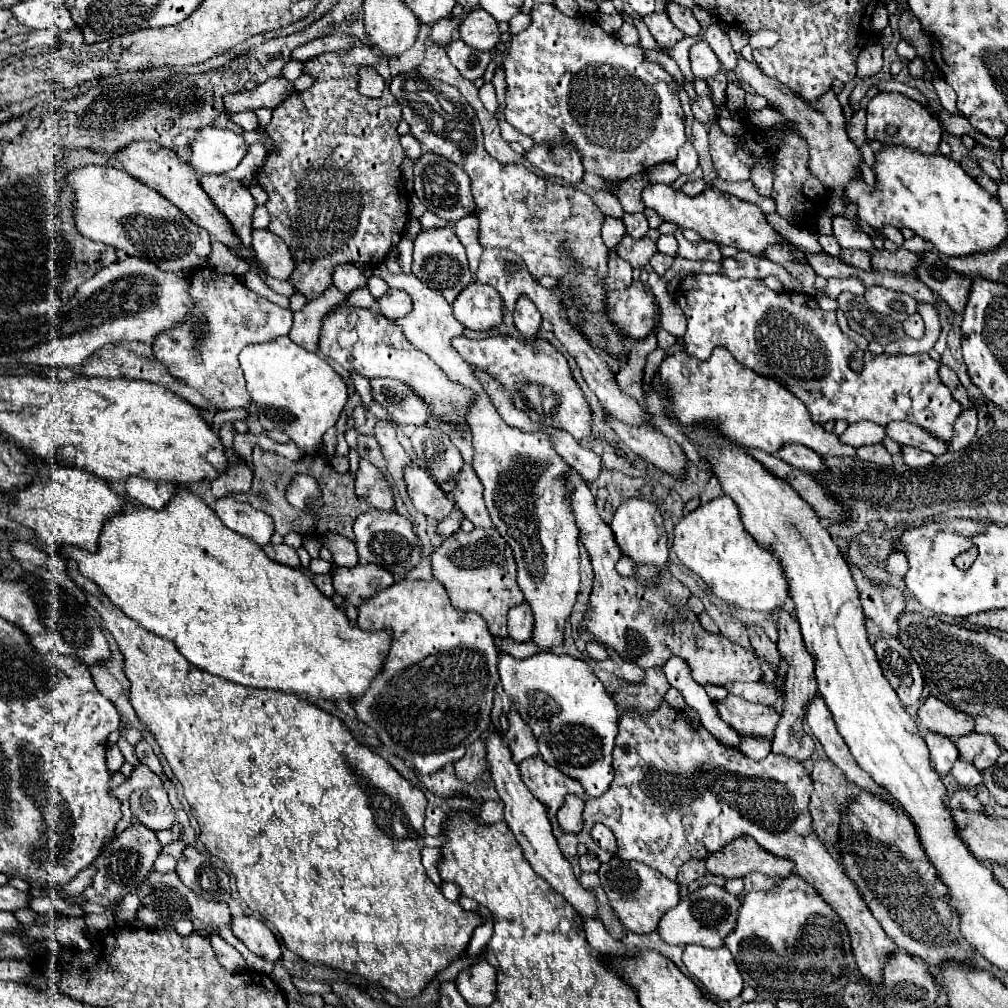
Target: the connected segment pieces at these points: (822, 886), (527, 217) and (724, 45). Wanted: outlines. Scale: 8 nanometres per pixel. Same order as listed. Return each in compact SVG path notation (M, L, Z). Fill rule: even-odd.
M661 702L651 718L627 714L627 718L619 720L619 734L615 736L613 748L615 776L599 798L587 796L575 778L561 774L557 768L543 762L541 756L527 758L519 764L521 780L547 808L547 818L563 856L573 858L577 854L577 844L583 842L601 862L609 862L613 854L599 848L591 838L593 824L601 822L615 834L617 856L621 860L639 860L675 880L683 862L707 858L737 836L751 836L771 854L791 858L795 862L793 872L807 878L807 882L831 902L849 928L859 970L873 984L881 984L885 960L897 952L897 944L883 932L853 882L813 832L809 814L813 780L801 762L791 762L791 758L779 758L777 754L753 762L739 750L719 746L707 730L701 726L695 730L685 718L677 716L677 710ZM569 792L585 800L585 828L579 834L563 832L557 824L557 810Z
M411 70L393 78L391 94L397 98L403 110L403 120L407 120L411 126L411 134L423 144L423 148L435 154L443 154L445 158L451 158L451 162L459 164L469 174L471 190L475 196L475 216L479 218L479 244L483 248L507 248L515 252L517 256L523 258L533 278L541 276L559 278L561 274L567 272L569 266L593 268L597 270L597 274L607 276L609 250L601 240L603 212L585 192L573 186L553 184L551 180L547 180L545 176L537 176L523 164L501 164L495 158L491 158L483 146L483 130L477 120L477 114L455 86L445 84L441 80L437 82L435 78L423 78L417 70ZM561 242L567 242L571 260L561 258L563 252Z
M711 24L707 28L707 44L717 54L719 62L725 66L725 70L735 70L735 66L737 66L737 54L731 48L729 36L719 26Z

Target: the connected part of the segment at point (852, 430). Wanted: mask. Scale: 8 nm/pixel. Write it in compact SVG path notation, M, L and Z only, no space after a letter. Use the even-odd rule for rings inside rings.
M857 422L849 424L849 428L841 434L841 440L859 448L861 444L877 444L885 440L885 428L873 422Z

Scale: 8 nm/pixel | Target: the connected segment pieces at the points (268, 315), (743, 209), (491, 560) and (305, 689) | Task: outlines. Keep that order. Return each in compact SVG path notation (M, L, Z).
M201 268L193 274L191 294L195 294L199 308L191 310L191 318L187 318L183 326L175 326L175 330L159 334L153 342L153 354L167 366L171 376L199 390L217 408L247 408L251 398L247 398L243 370L237 360L239 352L247 344L269 342L271 338L289 334L293 326L293 312L301 310L307 304L307 298L303 294L295 294L291 298L291 310L285 310L249 290L237 276L217 274L213 268Z
M647 184L641 190L641 202L645 204L645 208L655 210L665 222L673 222L681 228L691 228L699 232L703 240L711 240L717 244L727 244L727 246L737 244L739 250L751 252L755 256L763 256L763 250L769 244L789 246L765 220L765 214L761 212L761 208L745 200L739 200L737 196L723 194L715 188L705 188L701 194L691 198L683 194L681 190L675 190L673 186L667 186L667 184Z
M473 528L471 532L455 532L449 536L431 556L433 576L443 582L449 592L451 604L457 610L481 614L493 636L507 636L507 612L525 602L525 596L517 584L517 564L511 546L497 532L497 528Z
M179 486L177 494L171 498L171 502L159 512L149 510L149 508L141 508L141 510L135 510L133 514L119 514L119 516L111 518L103 526L103 532L101 532L99 540L101 540L99 550L95 554L75 548L71 554L65 554L65 558L73 558L79 566L79 572L87 572L87 578L93 580L109 596L109 600L115 606L119 606L131 620L135 620L137 624L141 624L149 632L155 632L157 636L163 636L163 638L171 640L177 646L177 650L193 666L197 666L199 670L203 670L207 674L225 678L225 680L241 684L241 686L267 688L267 690L279 690L279 692L285 692L285 694L297 694L297 696L303 696L307 700L333 700L333 702L347 700L347 702L353 702L369 690L371 682L381 672L383 662L389 654L391 630L387 630L387 628L377 630L377 632L361 630L355 622L351 622L347 618L347 614L341 608L335 606L335 602L331 598L327 598L323 592L319 592L319 588L313 584L313 580L303 570L271 562L271 558L267 558L267 554L263 552L263 548L259 544L255 544L253 540L249 540L241 534L235 534L233 530L223 526L223 522L215 514L215 510L197 492L191 492L183 486Z

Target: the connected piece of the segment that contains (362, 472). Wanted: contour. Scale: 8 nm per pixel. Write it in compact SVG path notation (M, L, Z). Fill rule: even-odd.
M365 458L359 460L355 492L359 498L369 502L377 510L387 510L387 512L395 510L395 498L393 498L393 490L387 478L377 466L367 462Z

